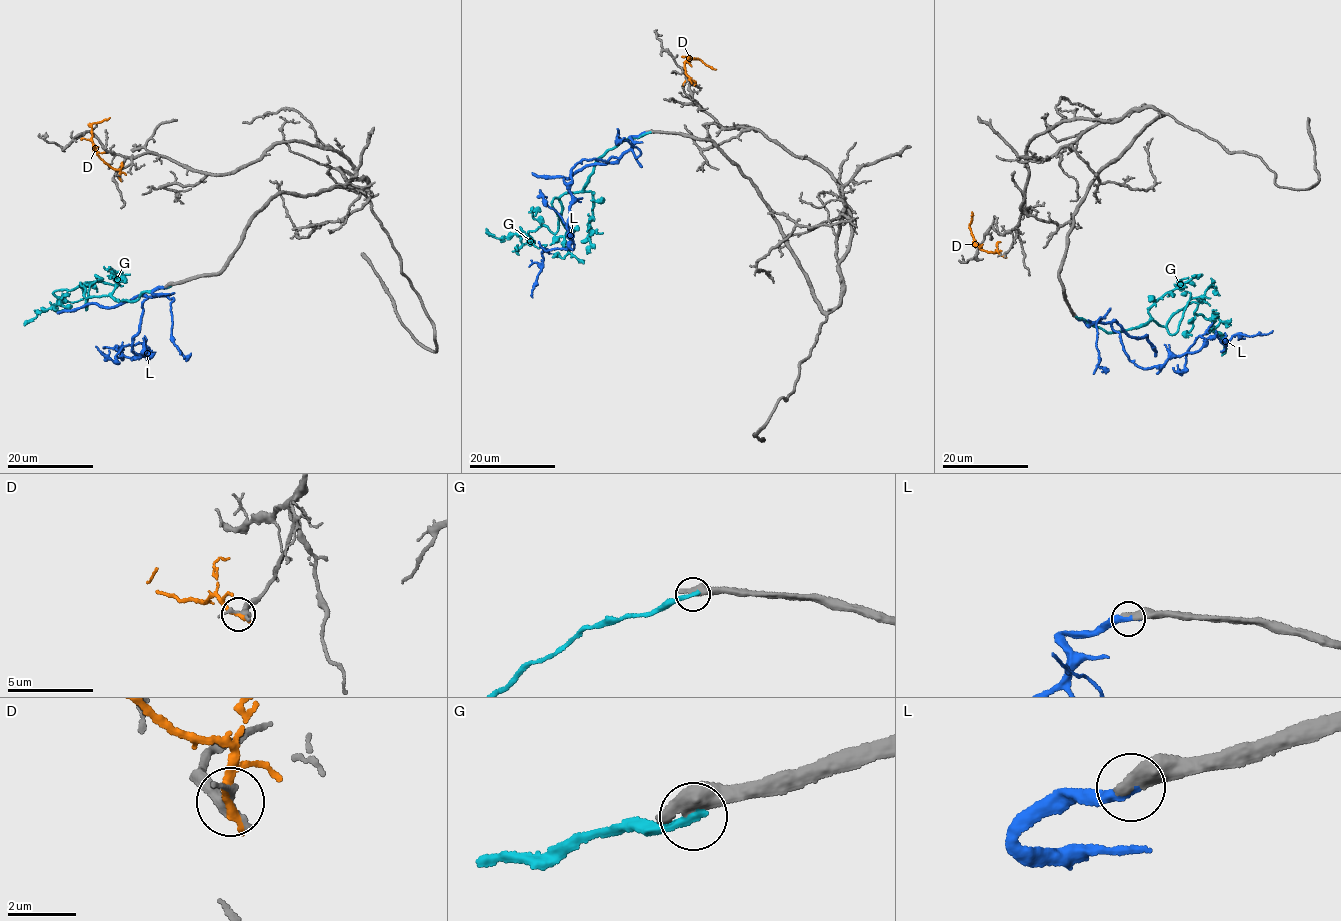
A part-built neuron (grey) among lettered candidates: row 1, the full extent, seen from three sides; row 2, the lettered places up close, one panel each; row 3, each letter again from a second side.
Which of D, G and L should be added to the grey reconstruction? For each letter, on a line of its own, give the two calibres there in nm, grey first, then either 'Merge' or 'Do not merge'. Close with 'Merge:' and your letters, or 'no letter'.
D: Thickness 320 nm (grey) against 280 nm. Do not merge
G: Thickness 600 nm (grey) against 260 nm. Do not merge
L: Thickness 440 nm (grey) against 360 nm. Merge
Merge: L

